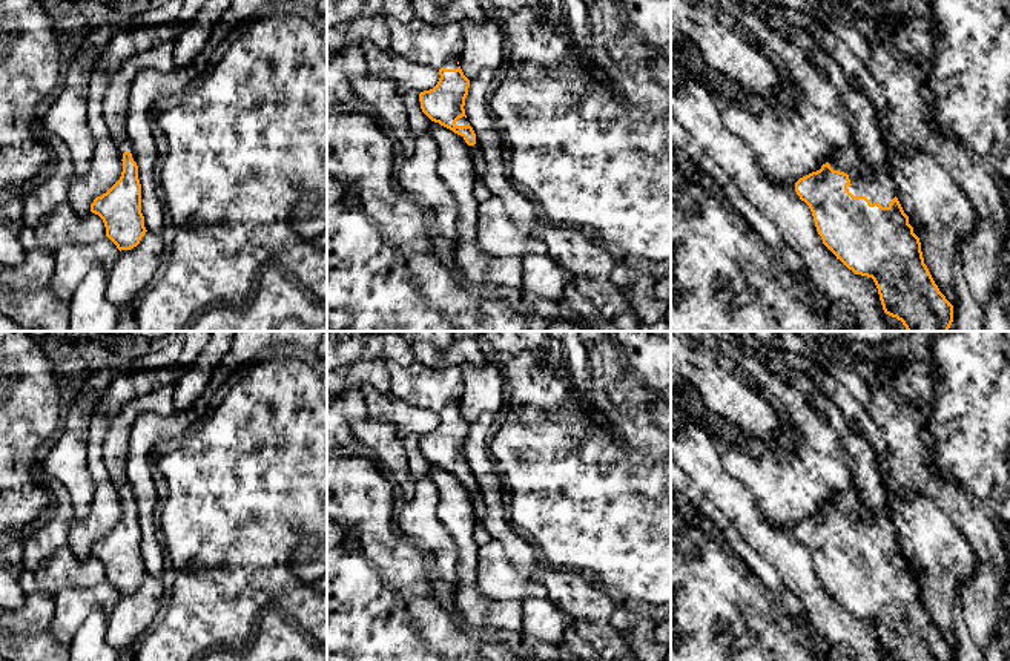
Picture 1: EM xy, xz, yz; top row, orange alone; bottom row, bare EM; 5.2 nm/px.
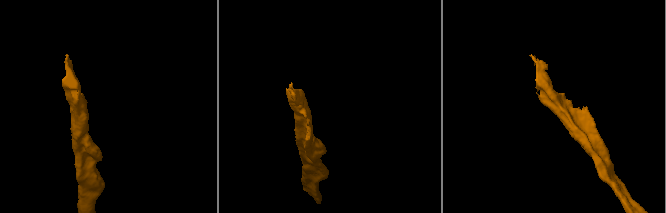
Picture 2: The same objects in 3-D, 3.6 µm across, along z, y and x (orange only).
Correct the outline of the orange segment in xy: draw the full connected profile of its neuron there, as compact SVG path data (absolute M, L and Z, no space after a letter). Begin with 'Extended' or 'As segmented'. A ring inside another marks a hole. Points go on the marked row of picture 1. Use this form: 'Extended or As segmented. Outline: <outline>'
Extended. Outline: M169 40L130 57L111 75L104 95L104 121L117 143L123 161L123 172L120 179L106 193L94 199L91 212L103 219L106 236L120 252L137 247L147 232L141 213L141 184L138 179L137 153L126 133L129 92L141 71L152 67L166 74L173 69L175 43L177 40Z

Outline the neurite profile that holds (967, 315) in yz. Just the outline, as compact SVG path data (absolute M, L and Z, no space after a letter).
M961 259L953 267L956 301L953 304L953 322L949 331L984 331L984 308L972 294L964 275Z

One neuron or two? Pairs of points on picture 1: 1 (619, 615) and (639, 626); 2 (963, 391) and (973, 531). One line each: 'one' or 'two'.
1: one
2: two

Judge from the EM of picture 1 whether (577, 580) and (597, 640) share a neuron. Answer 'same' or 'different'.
same

